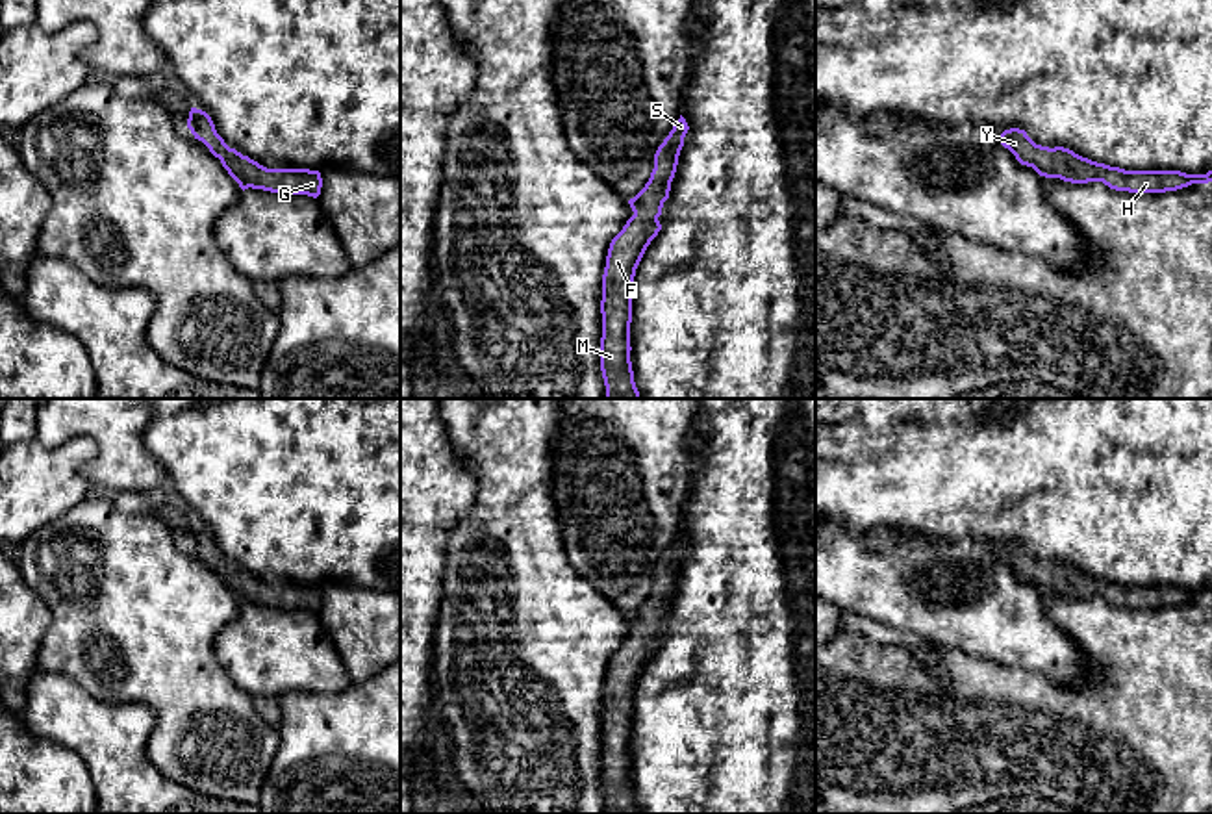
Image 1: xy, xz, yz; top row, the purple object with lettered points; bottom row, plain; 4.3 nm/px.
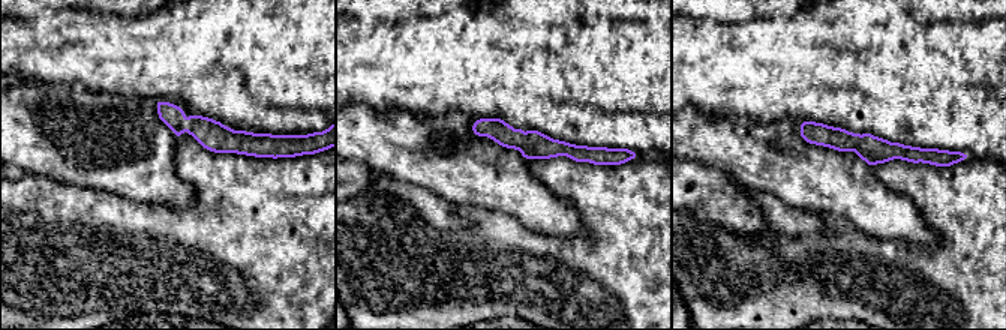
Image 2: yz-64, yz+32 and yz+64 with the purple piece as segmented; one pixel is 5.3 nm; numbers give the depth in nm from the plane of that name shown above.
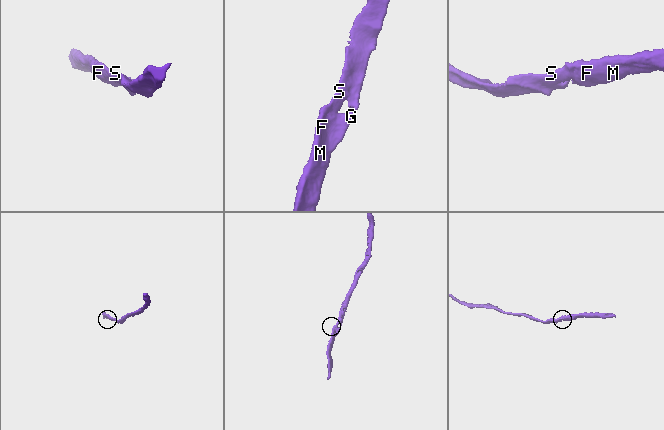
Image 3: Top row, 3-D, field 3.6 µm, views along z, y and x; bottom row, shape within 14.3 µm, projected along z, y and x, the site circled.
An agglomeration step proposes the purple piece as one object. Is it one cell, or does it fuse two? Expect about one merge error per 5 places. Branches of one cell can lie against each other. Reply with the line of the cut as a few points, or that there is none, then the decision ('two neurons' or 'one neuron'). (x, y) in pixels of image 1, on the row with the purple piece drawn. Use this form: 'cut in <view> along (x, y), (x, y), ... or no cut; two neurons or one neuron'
no cut; one neuron

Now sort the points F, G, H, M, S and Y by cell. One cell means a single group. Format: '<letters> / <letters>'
F G H M S Y

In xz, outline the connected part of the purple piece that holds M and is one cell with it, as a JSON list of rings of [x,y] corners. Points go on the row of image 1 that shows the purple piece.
[[[680,115],[654,154],[654,169],[645,187],[628,200],[634,215],[612,239],[602,274],[600,371],[606,399],[639,399],[630,362],[630,323],[636,269],[662,230],[658,217],[669,198],[678,156],[689,126]]]

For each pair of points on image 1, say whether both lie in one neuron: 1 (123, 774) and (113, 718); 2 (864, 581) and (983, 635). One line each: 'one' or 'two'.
1: one
2: one

